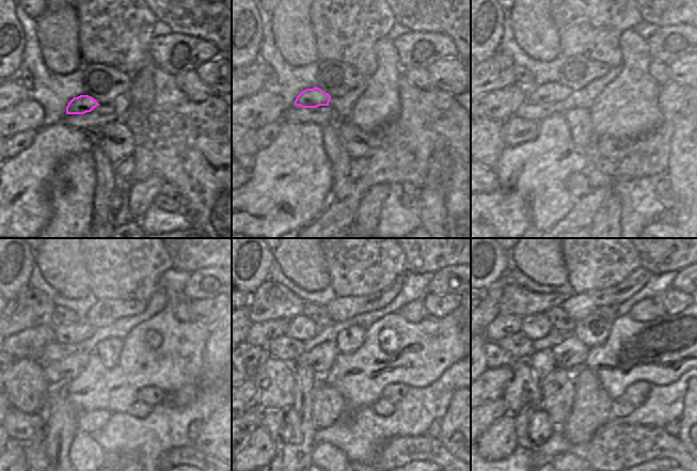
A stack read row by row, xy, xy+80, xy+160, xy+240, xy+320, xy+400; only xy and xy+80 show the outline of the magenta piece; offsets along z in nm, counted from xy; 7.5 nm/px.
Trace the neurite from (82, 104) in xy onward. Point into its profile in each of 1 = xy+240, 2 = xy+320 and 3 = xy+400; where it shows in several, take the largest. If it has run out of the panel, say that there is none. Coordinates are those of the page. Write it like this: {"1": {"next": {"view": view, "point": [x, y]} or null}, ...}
{"1": {"next": {"view": "xy+240", "point": [64, 332]}}, "2": {"next": {"view": "xy+320", "point": [300, 328]}}, "3": {"next": {"view": "xy+400", "point": [537, 326]}}}

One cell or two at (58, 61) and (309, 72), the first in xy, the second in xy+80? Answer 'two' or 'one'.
two

